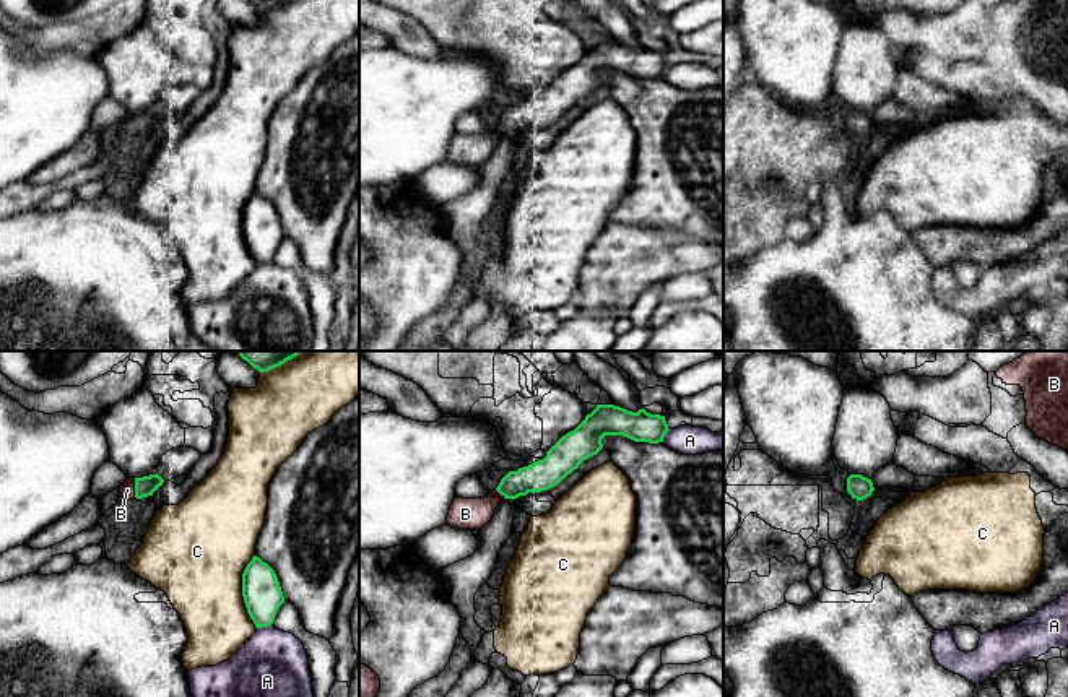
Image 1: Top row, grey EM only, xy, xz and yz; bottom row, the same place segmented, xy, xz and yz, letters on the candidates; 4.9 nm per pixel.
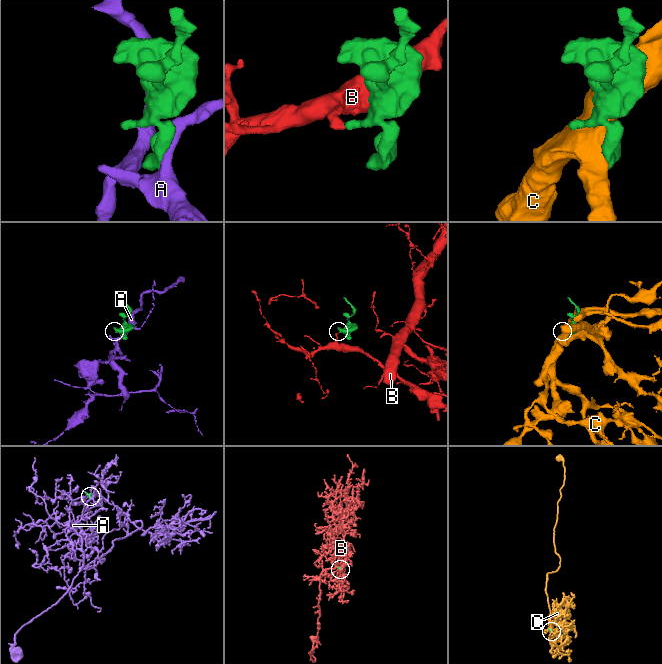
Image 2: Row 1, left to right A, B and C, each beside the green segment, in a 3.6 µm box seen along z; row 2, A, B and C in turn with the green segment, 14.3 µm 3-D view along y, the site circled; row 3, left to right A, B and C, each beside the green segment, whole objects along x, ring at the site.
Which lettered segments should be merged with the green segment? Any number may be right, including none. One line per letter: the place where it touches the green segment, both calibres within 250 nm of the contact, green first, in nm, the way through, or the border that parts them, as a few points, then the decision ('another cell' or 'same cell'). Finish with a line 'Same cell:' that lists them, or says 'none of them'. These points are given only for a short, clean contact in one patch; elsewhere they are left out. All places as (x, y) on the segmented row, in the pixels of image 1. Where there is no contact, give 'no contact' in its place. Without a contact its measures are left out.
A: contact xy (264, 626); calibres 190 and 340 nm; another cell
B: contact xy (135, 488); calibres 100 and 80 nm; way xy (145, 486), (135, 488), (127, 489); same cell
C: contact xy (243, 592); calibres 190 and 420 nm; another cell
Same cell: B

